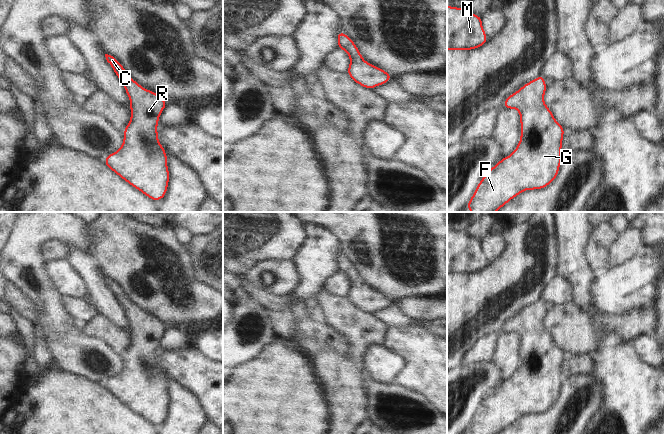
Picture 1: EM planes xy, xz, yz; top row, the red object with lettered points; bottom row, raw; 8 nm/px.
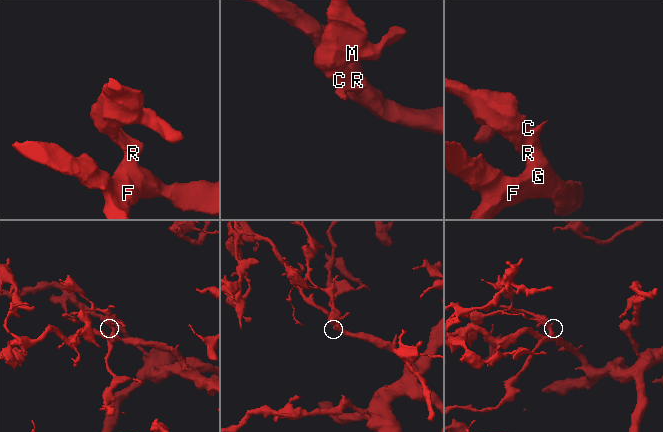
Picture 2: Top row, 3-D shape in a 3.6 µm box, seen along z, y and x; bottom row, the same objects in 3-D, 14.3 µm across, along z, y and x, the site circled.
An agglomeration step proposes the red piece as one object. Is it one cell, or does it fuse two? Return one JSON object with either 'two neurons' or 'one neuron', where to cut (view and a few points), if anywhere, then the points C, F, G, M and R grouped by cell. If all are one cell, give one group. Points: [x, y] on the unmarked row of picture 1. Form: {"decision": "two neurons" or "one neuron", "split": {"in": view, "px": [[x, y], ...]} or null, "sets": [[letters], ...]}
{"decision": "one neuron", "split": null, "sets": [["C", "F", "G", "M", "R"]]}

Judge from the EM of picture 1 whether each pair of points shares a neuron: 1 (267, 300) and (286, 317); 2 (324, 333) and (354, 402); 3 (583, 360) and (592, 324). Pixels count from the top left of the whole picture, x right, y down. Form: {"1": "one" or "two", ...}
{"1": "one", "2": "two", "3": "two"}

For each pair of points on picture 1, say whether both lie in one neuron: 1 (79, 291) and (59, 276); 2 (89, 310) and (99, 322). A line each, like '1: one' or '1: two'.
1: one
2: two

